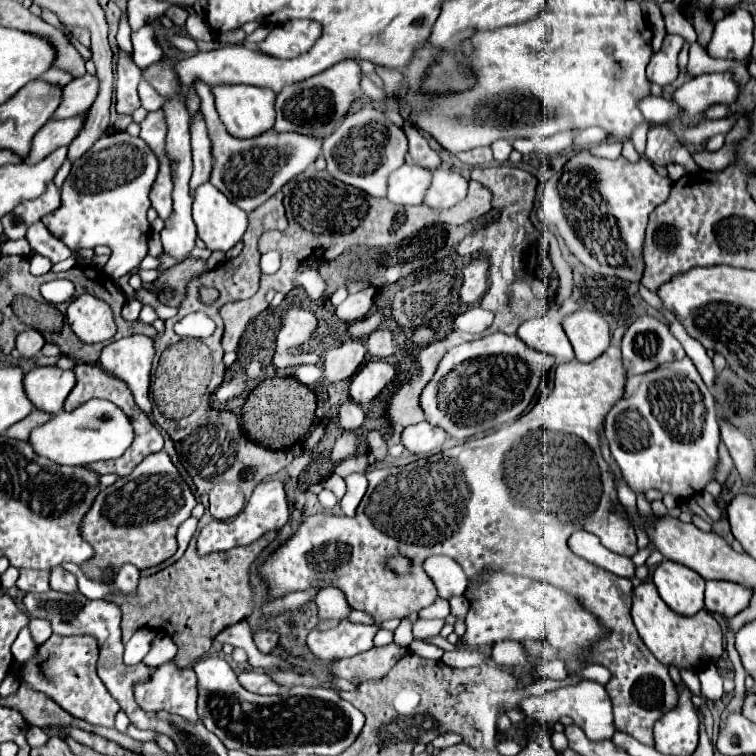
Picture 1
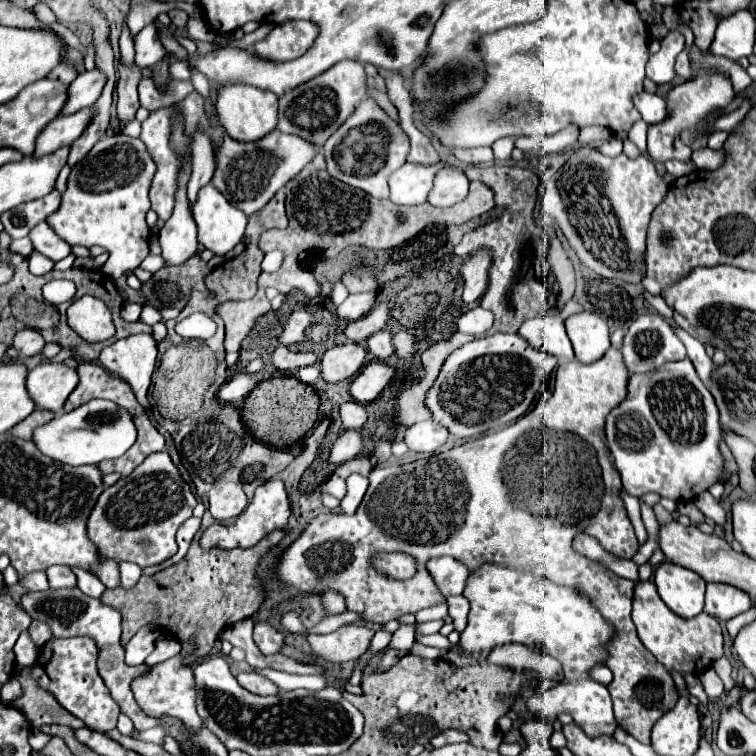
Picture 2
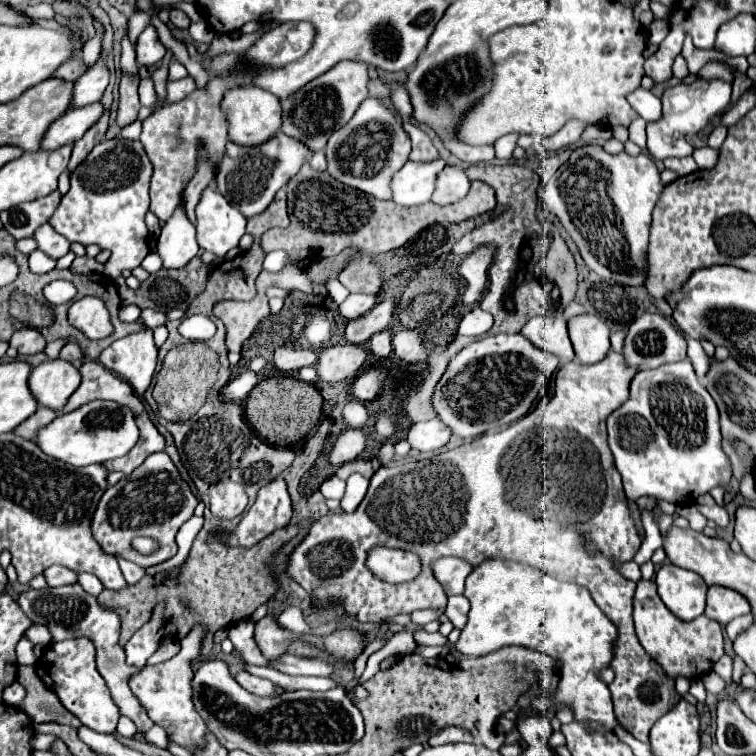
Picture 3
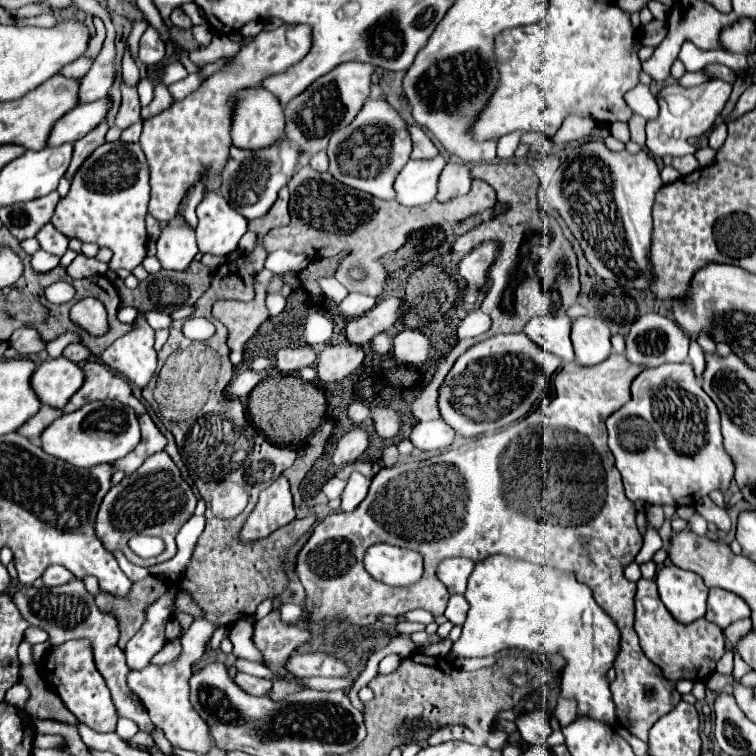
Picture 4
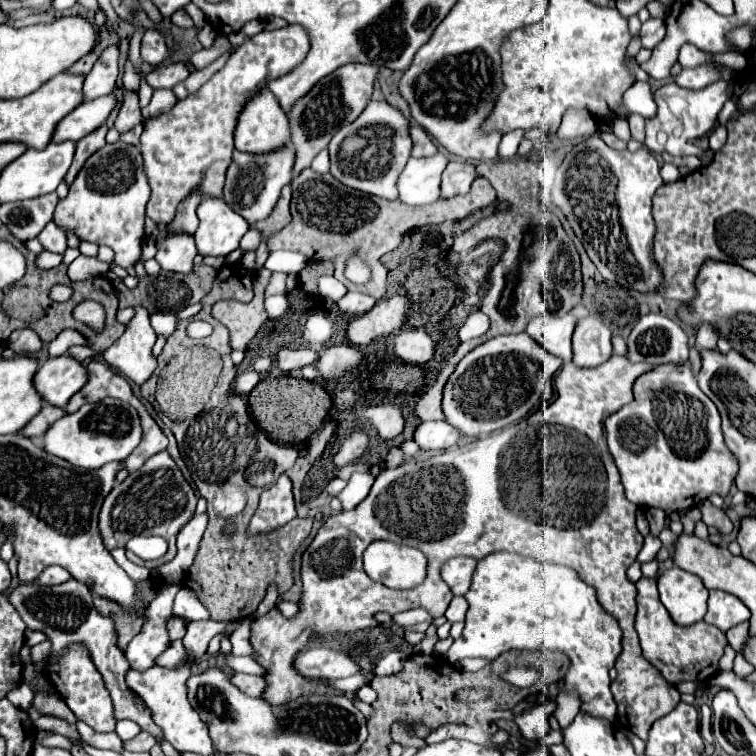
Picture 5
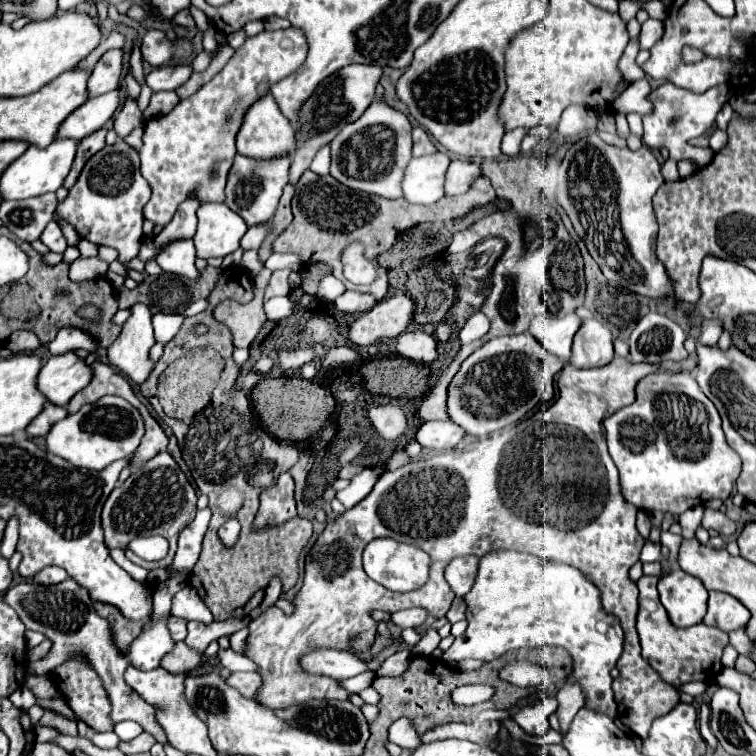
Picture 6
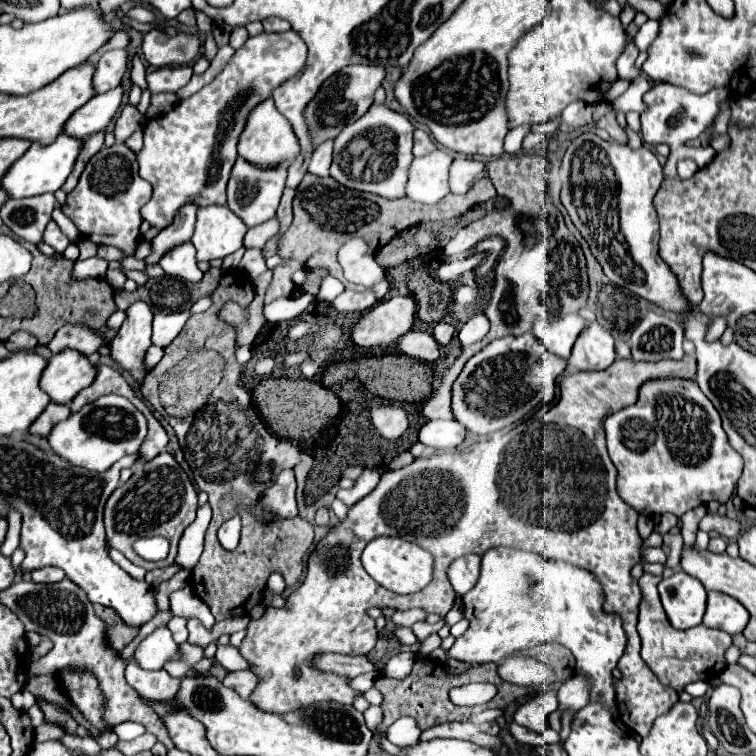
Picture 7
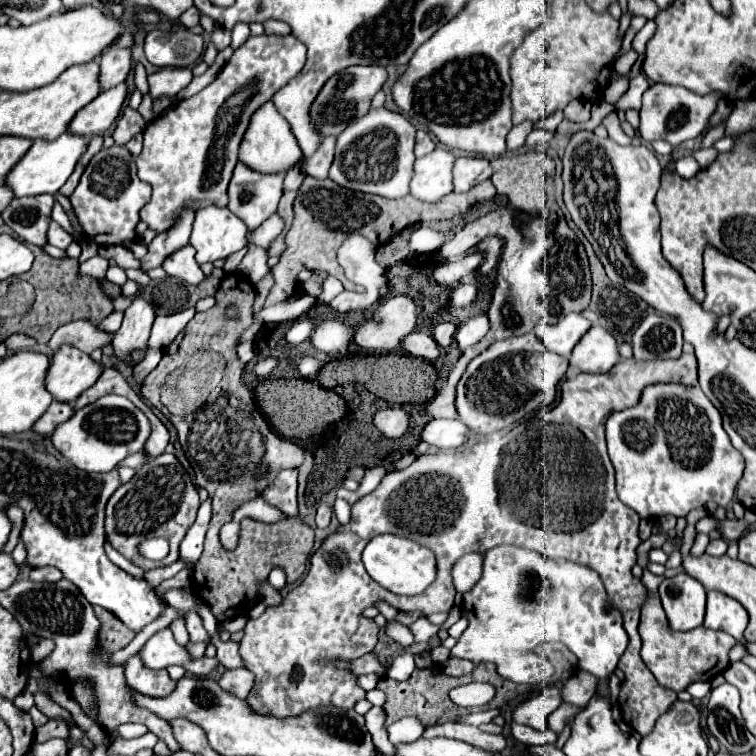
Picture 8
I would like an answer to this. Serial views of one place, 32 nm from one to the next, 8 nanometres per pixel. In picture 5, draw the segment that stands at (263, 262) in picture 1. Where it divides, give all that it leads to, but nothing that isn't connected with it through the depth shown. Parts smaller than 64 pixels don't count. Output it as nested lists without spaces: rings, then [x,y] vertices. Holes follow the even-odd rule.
[[[278,250],[278,252],[270,252],[270,256],[266,260],[266,268],[270,272],[286,272],[286,274],[300,274],[300,270],[308,264],[308,260],[304,258],[304,254],[296,254],[296,252],[288,252],[288,250]]]

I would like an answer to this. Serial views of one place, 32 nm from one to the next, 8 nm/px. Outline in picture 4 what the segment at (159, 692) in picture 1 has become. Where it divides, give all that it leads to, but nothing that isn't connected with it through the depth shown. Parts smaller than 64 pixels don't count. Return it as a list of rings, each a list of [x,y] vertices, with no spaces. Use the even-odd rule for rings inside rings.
[[[196,620],[188,632],[182,636],[182,654],[162,666],[148,666],[140,672],[130,672],[128,686],[130,690],[140,698],[144,708],[150,714],[150,720],[164,730],[166,738],[172,746],[192,750],[196,754],[206,754],[210,750],[210,738],[208,738],[208,724],[198,716],[198,712],[190,704],[190,686],[188,680],[192,676],[192,662],[200,660],[204,654],[204,646],[210,640],[210,636],[216,632],[214,624],[206,620]]]

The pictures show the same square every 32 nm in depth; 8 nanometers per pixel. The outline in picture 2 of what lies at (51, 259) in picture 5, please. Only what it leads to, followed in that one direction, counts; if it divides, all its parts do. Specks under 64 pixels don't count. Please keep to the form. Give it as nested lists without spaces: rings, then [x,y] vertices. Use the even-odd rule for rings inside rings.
[[[32,252],[28,256],[28,260],[30,260],[30,272],[32,274],[46,274],[46,272],[50,272],[54,268],[54,262],[50,258],[42,256],[40,252]]]

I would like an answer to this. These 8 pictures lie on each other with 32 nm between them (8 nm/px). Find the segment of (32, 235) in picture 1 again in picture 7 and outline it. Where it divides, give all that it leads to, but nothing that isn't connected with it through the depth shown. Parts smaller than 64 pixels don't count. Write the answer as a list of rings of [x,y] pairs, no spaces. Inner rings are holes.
[[[52,220],[50,224],[48,224],[48,228],[46,228],[46,232],[44,232],[44,242],[48,244],[48,246],[52,246],[56,252],[64,252],[66,250],[66,246],[70,244],[68,242],[68,238],[64,236],[64,232],[58,228],[58,224]]]

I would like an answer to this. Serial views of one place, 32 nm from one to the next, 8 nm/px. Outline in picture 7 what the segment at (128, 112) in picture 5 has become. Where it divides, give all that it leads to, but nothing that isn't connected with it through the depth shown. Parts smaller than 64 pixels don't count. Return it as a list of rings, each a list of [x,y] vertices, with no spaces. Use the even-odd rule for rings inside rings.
[[[126,104],[124,110],[120,112],[118,120],[116,120],[116,128],[114,128],[114,134],[116,134],[116,140],[118,142],[124,142],[136,128],[142,128],[146,124],[144,116],[138,112],[136,106],[132,104]]]

